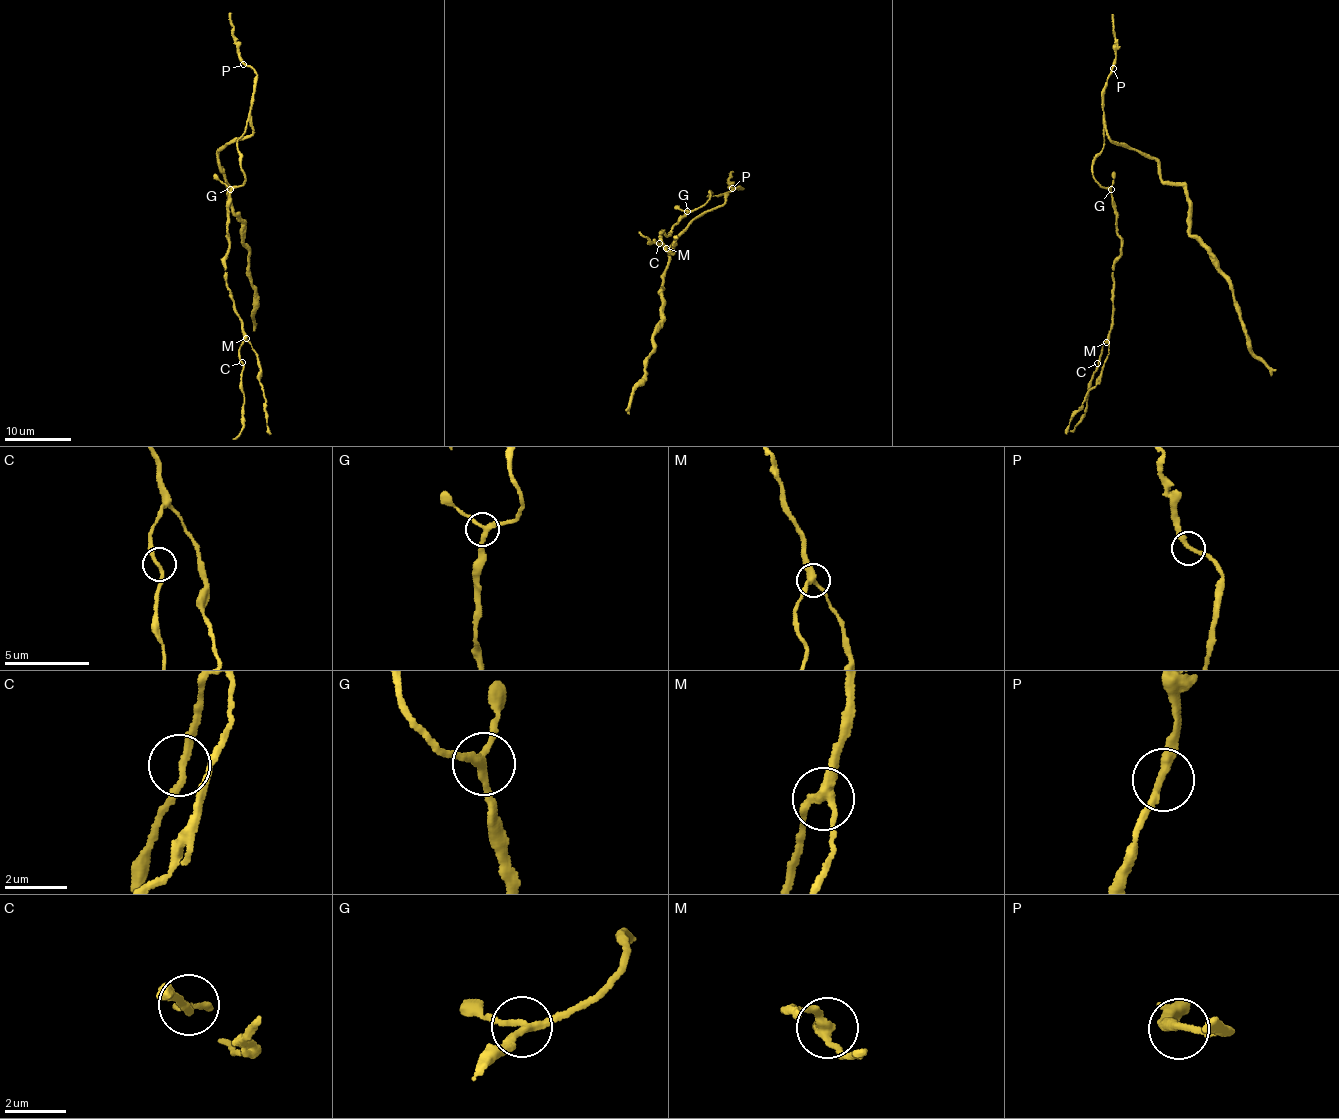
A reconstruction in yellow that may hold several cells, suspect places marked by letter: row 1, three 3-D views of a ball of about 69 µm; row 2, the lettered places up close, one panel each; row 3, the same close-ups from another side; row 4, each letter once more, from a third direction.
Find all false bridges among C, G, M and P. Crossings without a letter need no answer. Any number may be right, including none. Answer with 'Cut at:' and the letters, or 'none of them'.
Cut at: none of them

